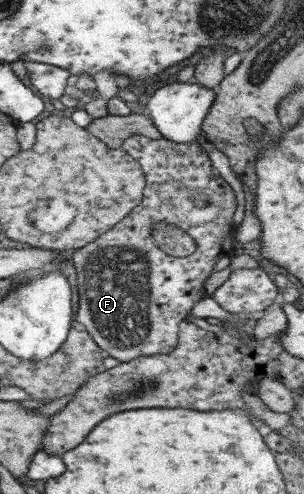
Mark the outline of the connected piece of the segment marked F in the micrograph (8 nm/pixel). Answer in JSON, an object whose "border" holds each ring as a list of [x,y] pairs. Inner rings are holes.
{"border":[[[134,134],[123,142],[122,147],[140,161],[146,175],[144,201],[111,231],[85,248],[75,250],[72,259],[80,300],[75,320],[87,329],[107,355],[126,363],[144,356],[167,355],[176,349],[181,340],[180,323],[188,319],[188,312],[192,312],[192,306],[198,300],[208,300],[208,280],[216,276],[220,260],[232,254],[230,238],[237,228],[233,228],[231,223],[236,220],[240,200],[236,200],[236,188],[232,188],[232,184],[228,184],[228,180],[212,167],[207,152],[200,154],[197,142],[178,144],[164,138],[154,140]],[[157,222],[176,224],[191,235],[197,243],[195,252],[186,257],[174,257],[164,252],[152,235],[153,224]]]}

